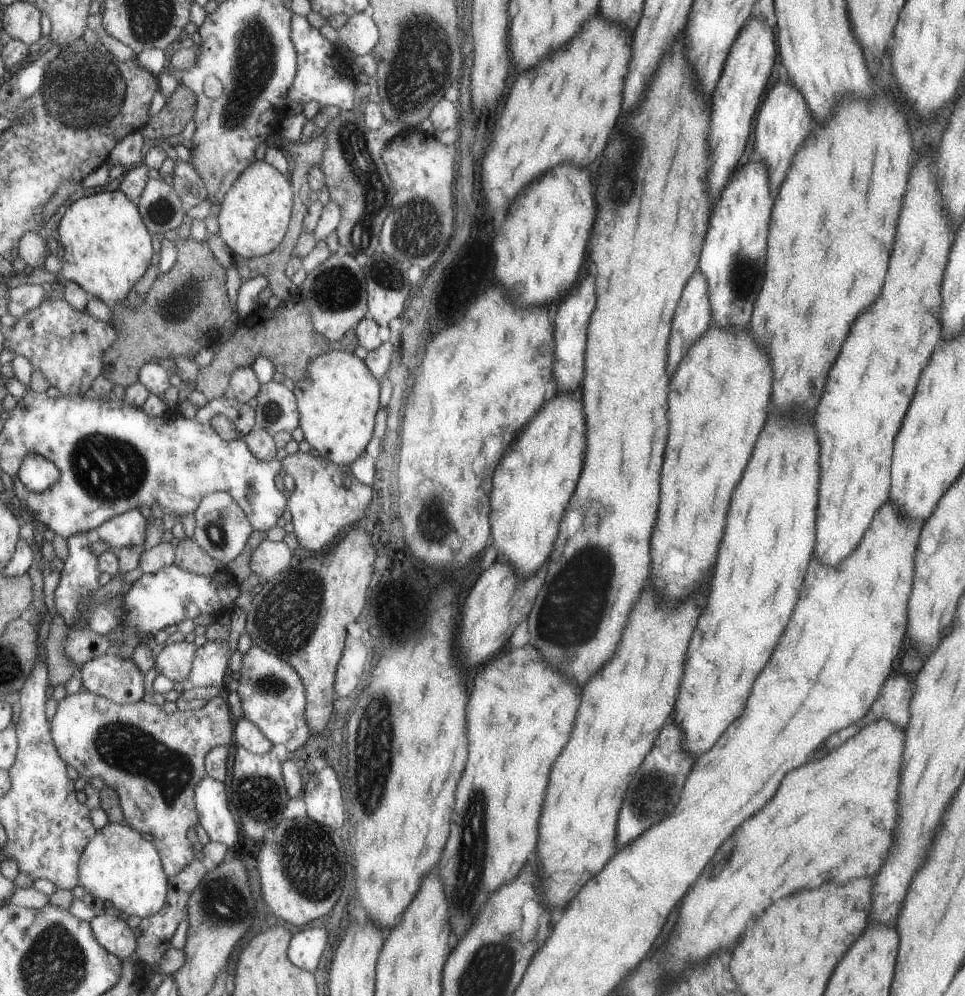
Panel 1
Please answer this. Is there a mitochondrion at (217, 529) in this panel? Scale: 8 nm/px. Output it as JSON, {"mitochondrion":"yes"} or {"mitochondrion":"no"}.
{"mitochondrion":"yes"}

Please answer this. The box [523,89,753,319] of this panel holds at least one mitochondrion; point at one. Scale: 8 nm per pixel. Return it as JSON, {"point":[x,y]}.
{"point":[624,183]}

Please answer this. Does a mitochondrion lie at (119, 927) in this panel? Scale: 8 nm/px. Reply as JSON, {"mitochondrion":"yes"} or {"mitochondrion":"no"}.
{"mitochondrion":"no"}

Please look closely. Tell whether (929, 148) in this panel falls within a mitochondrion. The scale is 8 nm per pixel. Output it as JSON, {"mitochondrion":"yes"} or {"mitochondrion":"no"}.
{"mitochondrion":"no"}

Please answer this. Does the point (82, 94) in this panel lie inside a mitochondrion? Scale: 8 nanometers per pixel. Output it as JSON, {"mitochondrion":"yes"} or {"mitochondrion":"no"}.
{"mitochondrion":"yes"}

